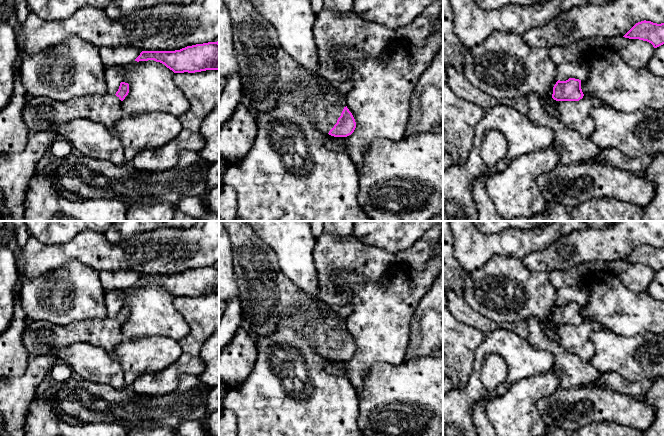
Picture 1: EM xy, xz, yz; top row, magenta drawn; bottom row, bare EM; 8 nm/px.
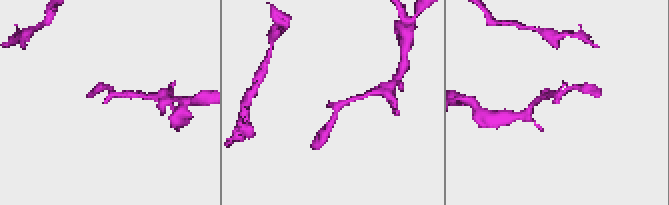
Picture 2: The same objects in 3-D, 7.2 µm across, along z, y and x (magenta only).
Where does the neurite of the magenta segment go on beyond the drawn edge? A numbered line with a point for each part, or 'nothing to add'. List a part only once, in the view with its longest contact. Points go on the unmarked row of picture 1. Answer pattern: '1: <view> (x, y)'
1: xz (266, 295)

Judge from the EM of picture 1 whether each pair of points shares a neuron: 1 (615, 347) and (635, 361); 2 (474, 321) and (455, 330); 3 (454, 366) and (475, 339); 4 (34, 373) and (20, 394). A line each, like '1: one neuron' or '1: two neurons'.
1: one neuron
2: two neurons
3: one neuron
4: one neuron

